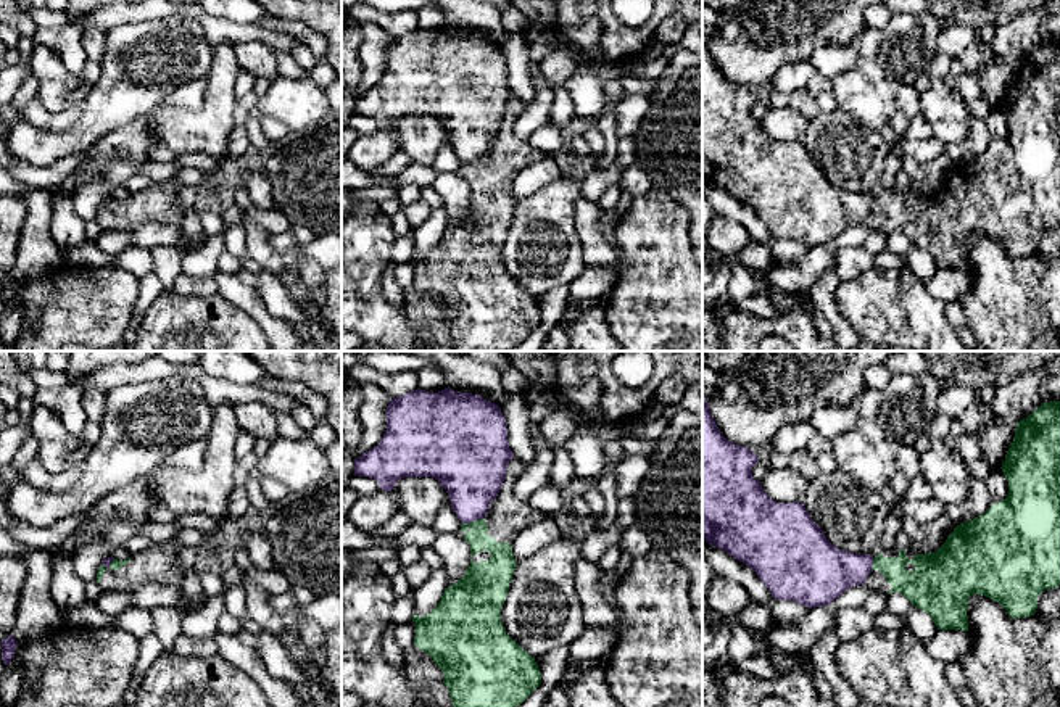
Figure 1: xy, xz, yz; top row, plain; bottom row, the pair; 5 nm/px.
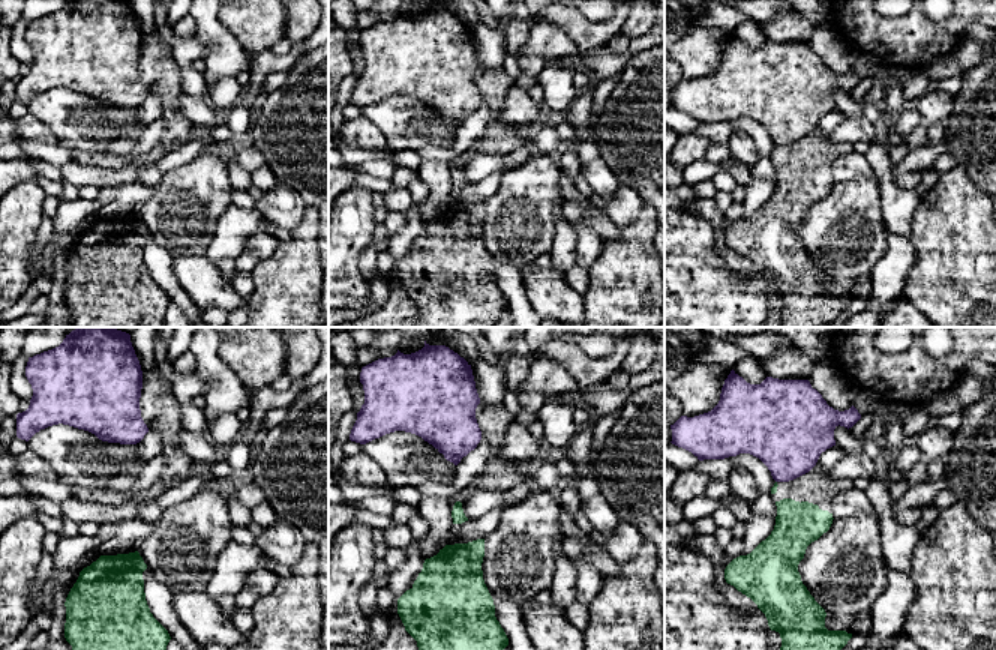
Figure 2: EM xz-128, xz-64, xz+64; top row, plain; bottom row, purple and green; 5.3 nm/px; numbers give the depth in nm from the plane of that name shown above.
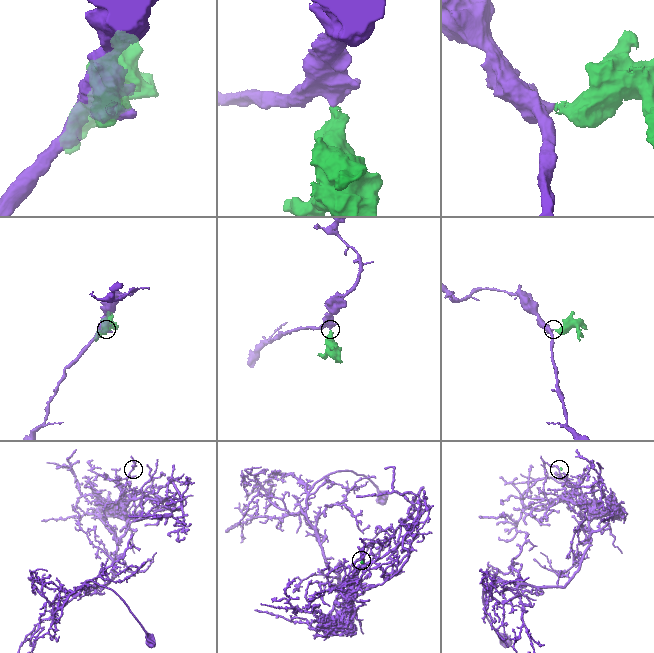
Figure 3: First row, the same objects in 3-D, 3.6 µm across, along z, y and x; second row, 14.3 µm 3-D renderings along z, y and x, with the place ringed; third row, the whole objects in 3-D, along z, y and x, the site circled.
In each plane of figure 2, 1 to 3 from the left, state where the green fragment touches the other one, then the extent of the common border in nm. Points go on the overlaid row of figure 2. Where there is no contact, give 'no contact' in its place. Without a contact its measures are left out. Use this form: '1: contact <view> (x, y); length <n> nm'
1: no contact
2: no contact
3: no contact

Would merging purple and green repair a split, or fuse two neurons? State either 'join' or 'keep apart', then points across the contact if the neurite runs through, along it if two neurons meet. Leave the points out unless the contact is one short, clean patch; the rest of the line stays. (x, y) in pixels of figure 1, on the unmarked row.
keep apart; border xz (482, 157), (463, 163)

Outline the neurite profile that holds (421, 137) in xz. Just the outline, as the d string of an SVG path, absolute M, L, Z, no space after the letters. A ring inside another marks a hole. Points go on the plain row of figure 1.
M404 116L391 129L400 139L400 148L409 155L412 163L433 166L438 151L451 139L446 129L433 116Z

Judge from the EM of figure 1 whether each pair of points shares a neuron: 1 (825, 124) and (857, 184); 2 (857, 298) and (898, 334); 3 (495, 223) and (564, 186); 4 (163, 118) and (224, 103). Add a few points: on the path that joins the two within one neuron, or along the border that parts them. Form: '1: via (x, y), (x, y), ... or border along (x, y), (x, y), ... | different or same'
1: via (825, 139), (828, 150), (844, 169) | same
2: via (867, 305), (888, 326) | same
3: border along (517, 202), (506, 239), (500, 248) | different
4: via (178, 123), (205, 123), (210, 118) | same

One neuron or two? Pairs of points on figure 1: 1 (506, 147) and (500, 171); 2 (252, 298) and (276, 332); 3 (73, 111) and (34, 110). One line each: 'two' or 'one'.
1: one
2: one
3: one

